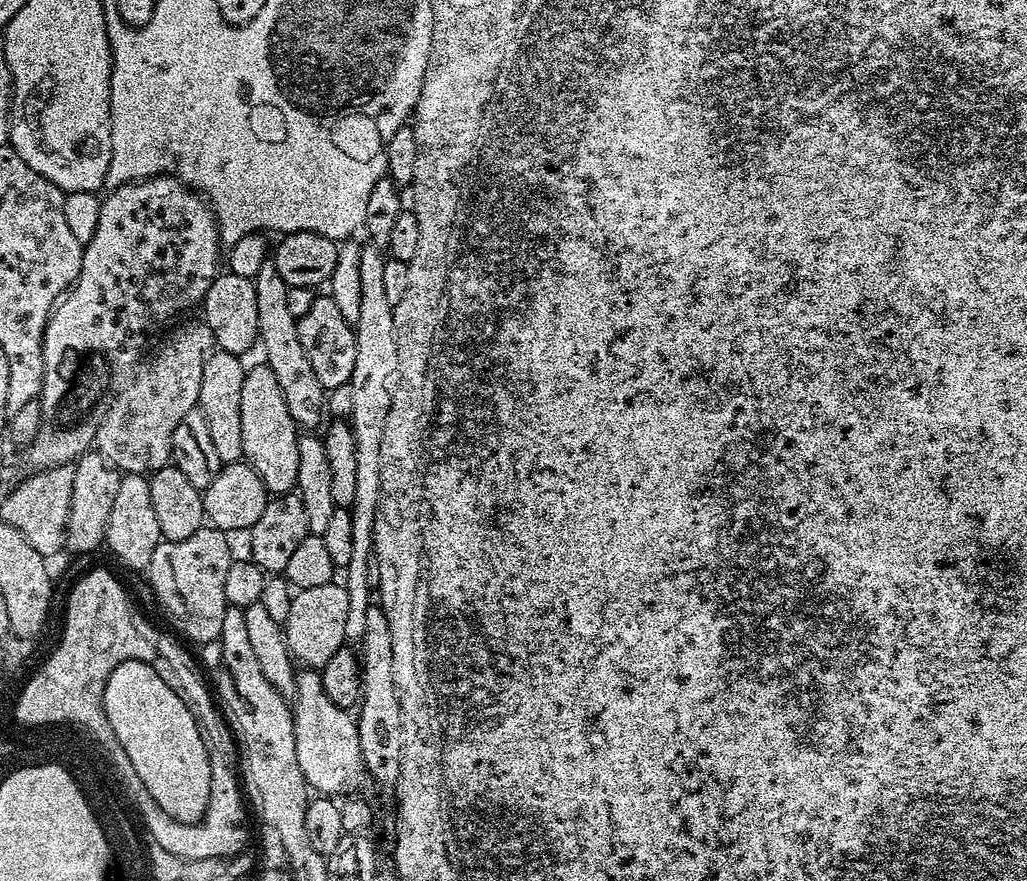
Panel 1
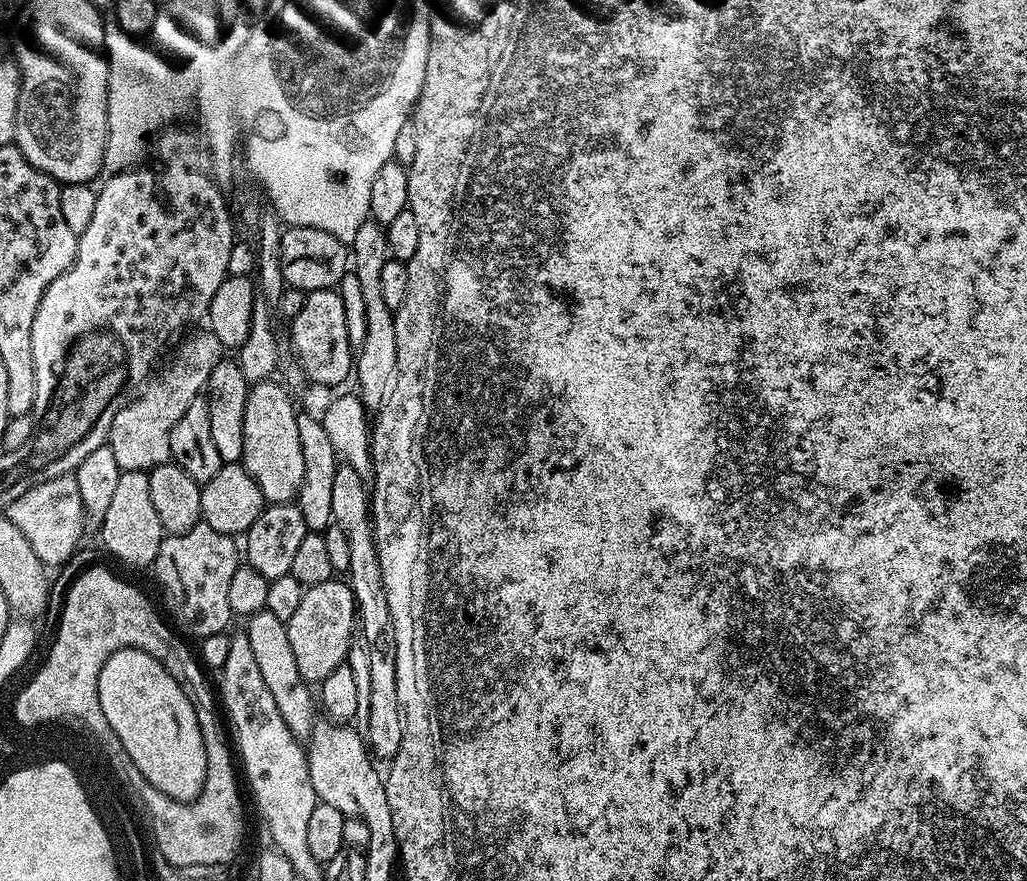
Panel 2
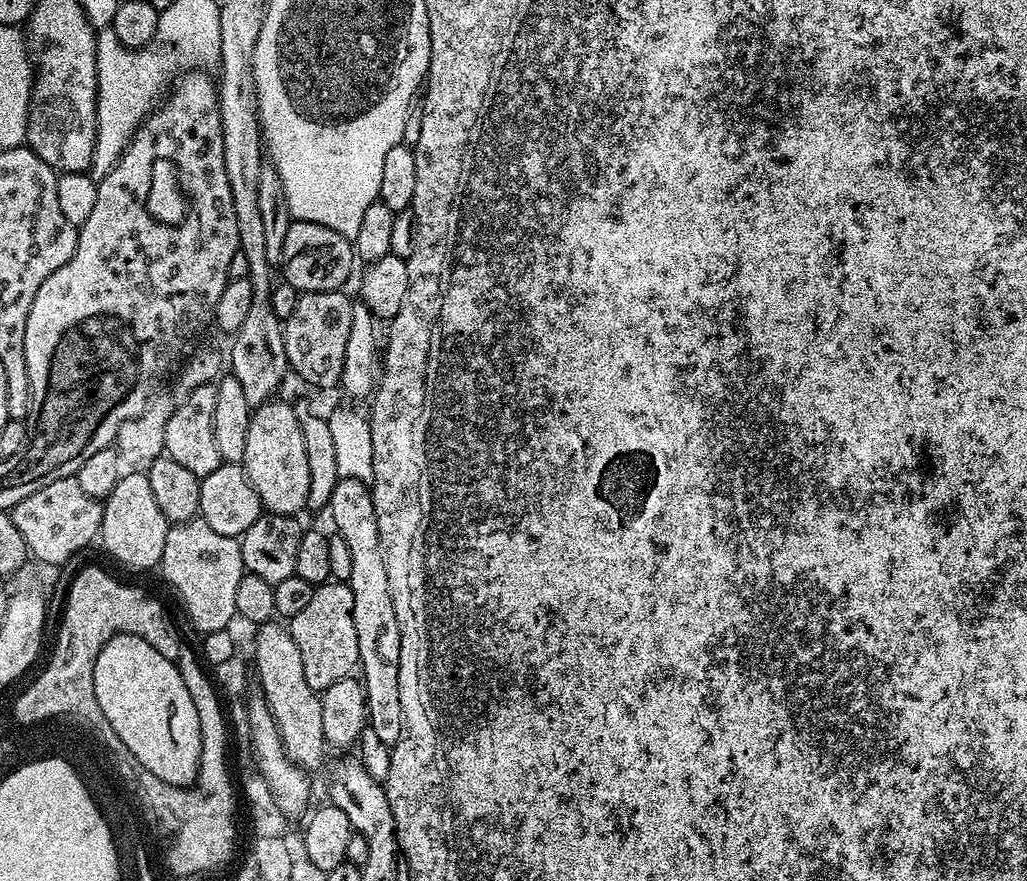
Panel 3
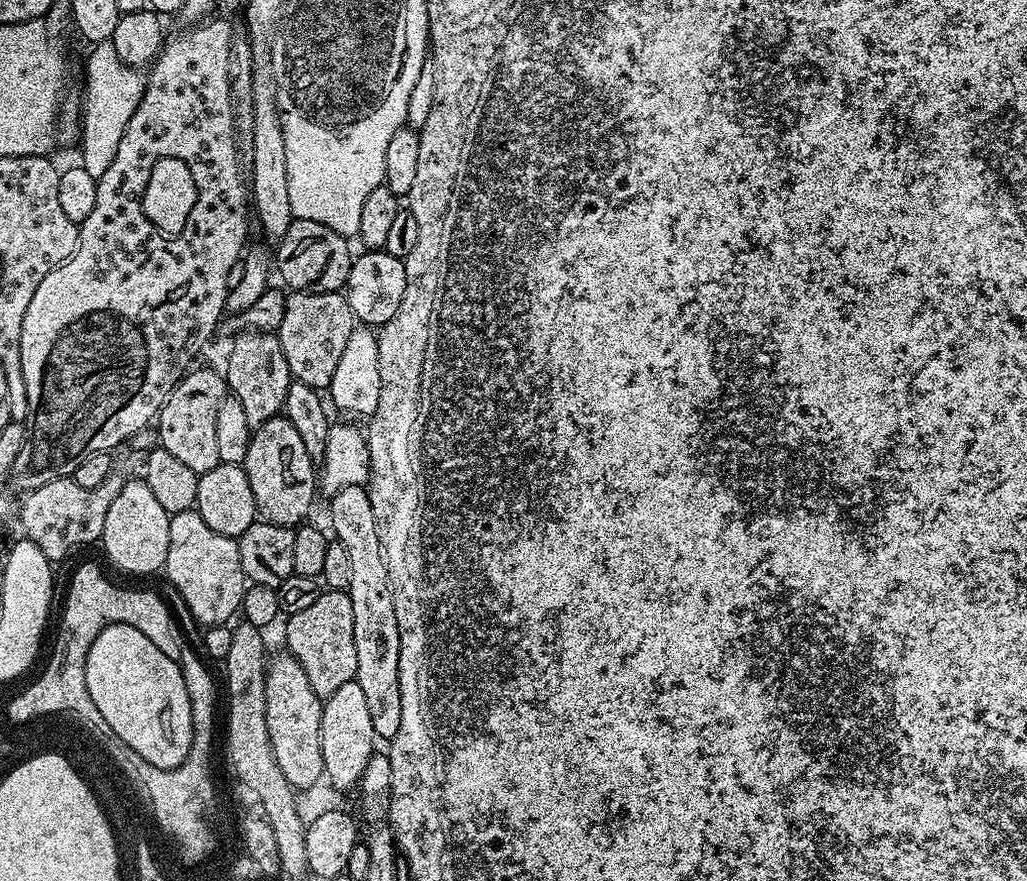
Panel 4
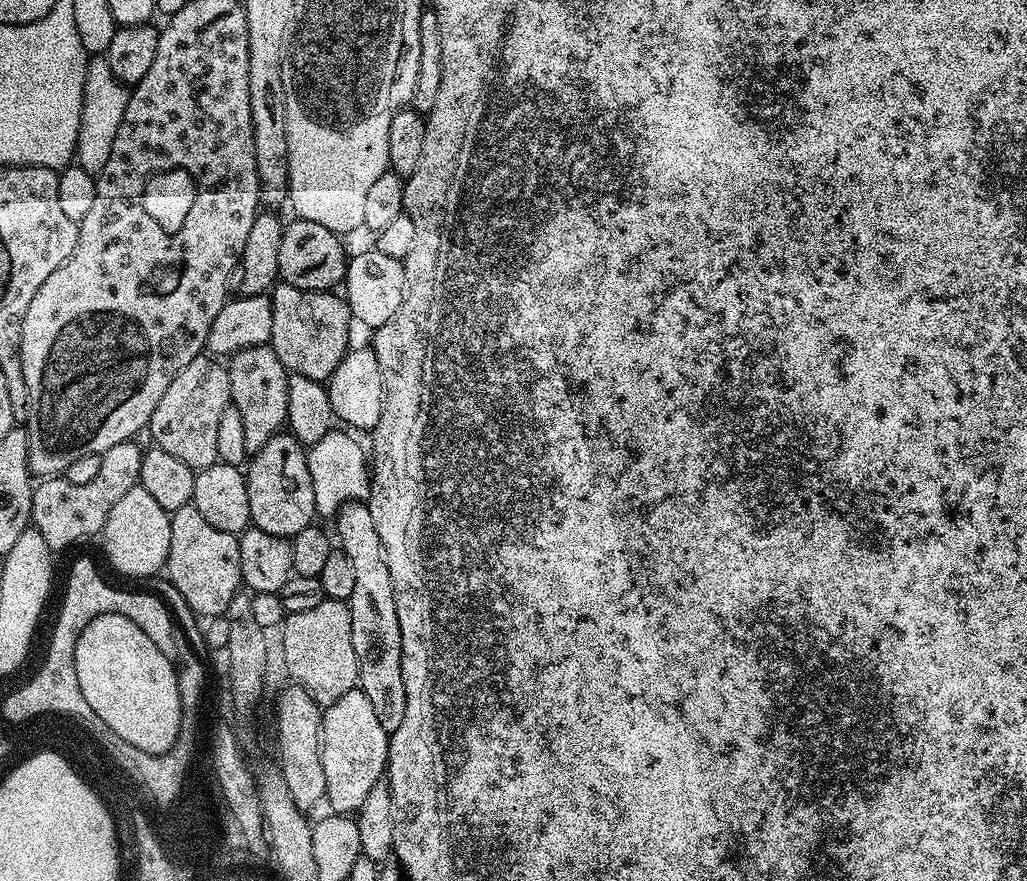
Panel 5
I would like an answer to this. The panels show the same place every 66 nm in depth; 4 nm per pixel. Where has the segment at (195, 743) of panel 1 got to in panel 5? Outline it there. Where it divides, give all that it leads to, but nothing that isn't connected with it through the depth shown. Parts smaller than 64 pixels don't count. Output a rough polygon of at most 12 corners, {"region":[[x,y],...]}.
{"region":[[122,614],[78,642],[79,680],[119,738],[175,749],[184,707],[166,654]]}

